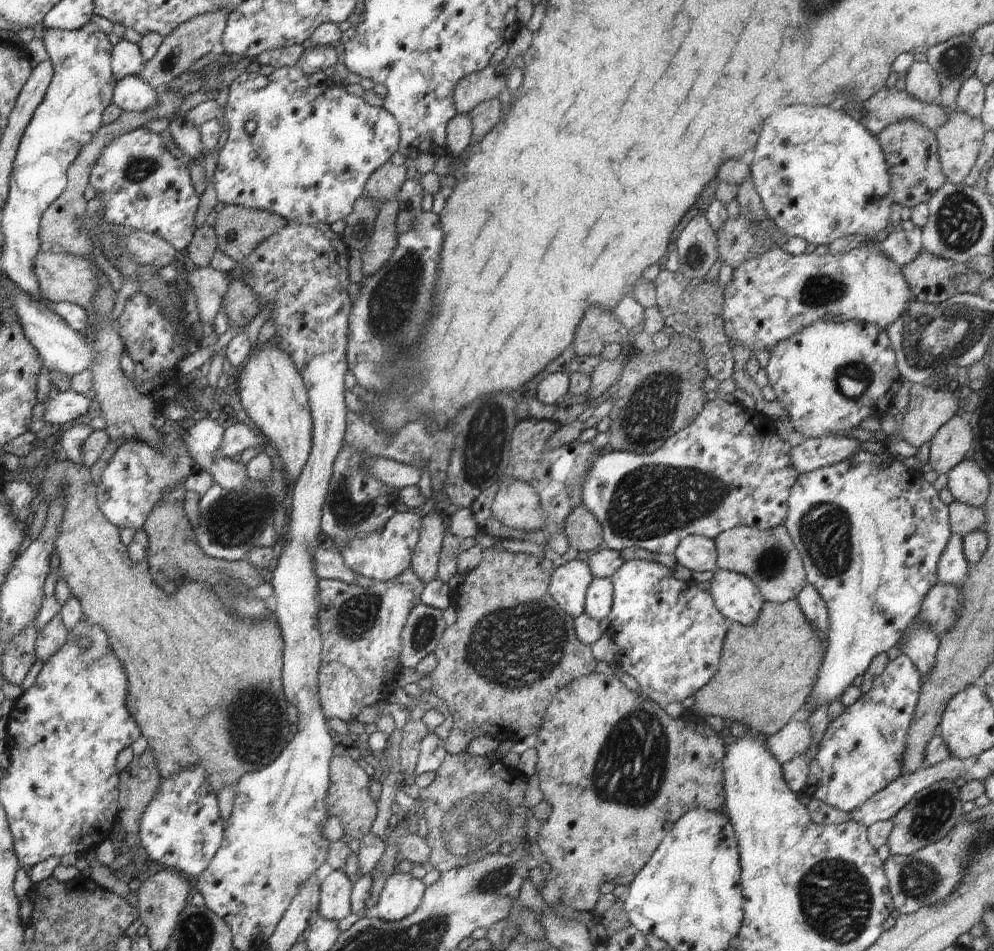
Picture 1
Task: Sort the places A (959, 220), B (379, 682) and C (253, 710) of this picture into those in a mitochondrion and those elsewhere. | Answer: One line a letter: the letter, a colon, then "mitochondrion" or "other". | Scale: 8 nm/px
A: mitochondrion
B: other
C: mitochondrion

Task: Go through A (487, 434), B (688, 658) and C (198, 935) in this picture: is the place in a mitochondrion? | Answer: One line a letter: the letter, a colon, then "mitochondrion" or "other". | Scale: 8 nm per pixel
A: mitochondrion
B: other
C: mitochondrion

